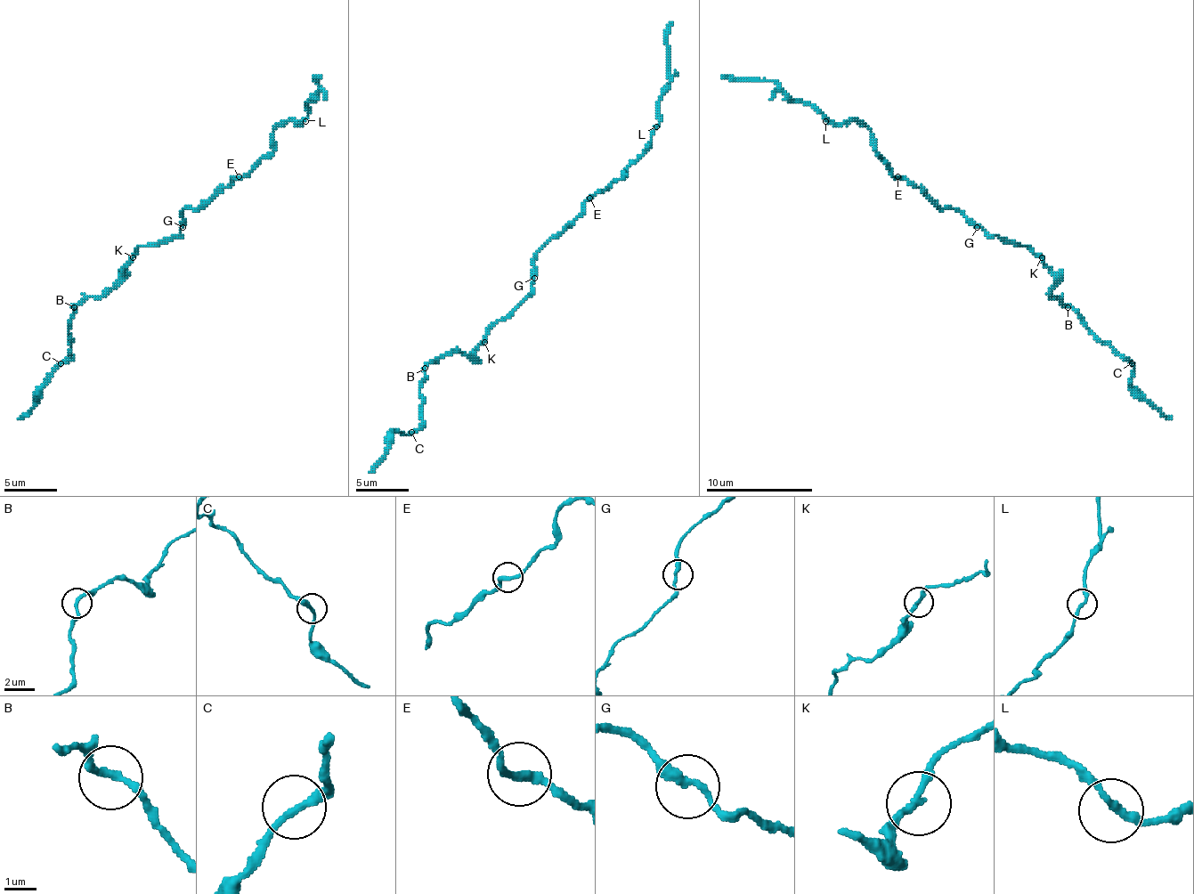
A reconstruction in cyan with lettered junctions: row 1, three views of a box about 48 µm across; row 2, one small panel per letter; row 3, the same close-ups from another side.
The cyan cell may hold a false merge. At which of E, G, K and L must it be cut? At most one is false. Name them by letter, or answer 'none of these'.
none of these

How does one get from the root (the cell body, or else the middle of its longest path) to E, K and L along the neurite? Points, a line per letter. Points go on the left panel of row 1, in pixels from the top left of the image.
E: (180, 224), (185, 208), (204, 206), (239, 176)
K: (180, 224), (180, 235), (140, 246), (132, 256)
L: (180, 224), (185, 208), (204, 206), (268, 155), (279, 126), (305, 121)

